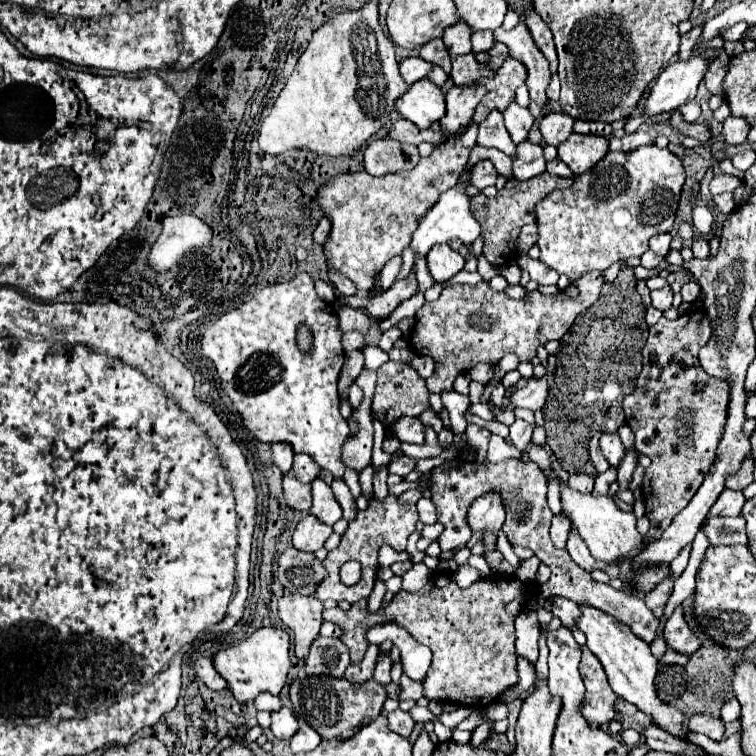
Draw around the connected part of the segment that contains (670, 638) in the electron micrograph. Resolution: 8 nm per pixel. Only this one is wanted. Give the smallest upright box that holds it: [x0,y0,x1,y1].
[665,608,701,656]

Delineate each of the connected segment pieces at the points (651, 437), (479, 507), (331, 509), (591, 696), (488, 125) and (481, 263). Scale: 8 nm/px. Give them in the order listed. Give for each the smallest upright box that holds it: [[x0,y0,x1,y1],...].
[[623,308,729,538],[469,492,505,554],[309,478,341,526],[579,648,621,728],[477,110,515,156],[477,254,500,282]]

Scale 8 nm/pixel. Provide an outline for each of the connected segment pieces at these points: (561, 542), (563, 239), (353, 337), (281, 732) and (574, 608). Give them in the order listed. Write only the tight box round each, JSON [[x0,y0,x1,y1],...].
[[551,514,569,550],[535,146,685,282],[341,332,365,352],[271,706,299,740],[549,596,579,628]]

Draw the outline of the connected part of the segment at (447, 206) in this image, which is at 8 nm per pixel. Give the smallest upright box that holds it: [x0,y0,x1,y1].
[409,188,479,258]

